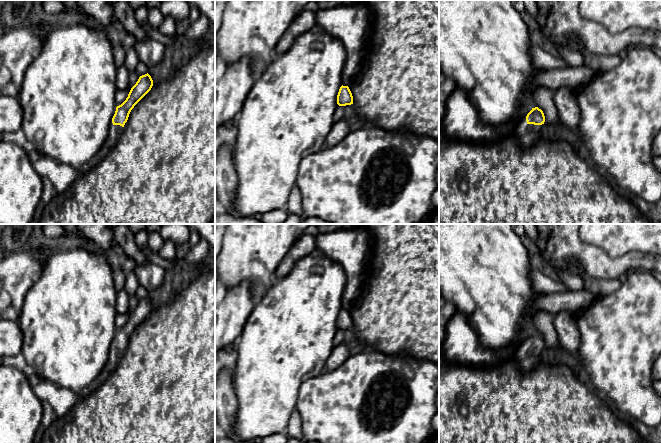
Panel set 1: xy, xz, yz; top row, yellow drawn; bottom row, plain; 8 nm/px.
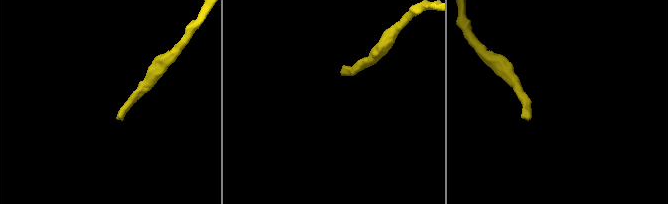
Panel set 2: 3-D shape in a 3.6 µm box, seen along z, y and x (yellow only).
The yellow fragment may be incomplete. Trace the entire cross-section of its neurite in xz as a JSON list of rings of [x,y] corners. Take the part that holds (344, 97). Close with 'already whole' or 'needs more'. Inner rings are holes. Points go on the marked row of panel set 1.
[[[341,86],[337,95],[337,104],[346,106],[353,104],[353,96],[348,86]]]; already whole

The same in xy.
[[[148,73],[140,76],[136,84],[131,88],[126,100],[116,107],[115,114],[112,118],[113,125],[110,128],[100,156],[115,146],[123,132],[123,127],[128,120],[131,110],[151,90],[152,86],[153,80]]]; needs more

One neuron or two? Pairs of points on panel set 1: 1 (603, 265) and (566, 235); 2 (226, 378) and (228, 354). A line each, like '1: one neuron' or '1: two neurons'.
1: one neuron
2: two neurons

